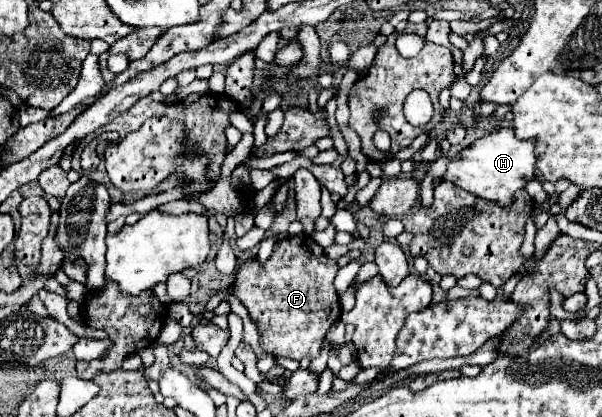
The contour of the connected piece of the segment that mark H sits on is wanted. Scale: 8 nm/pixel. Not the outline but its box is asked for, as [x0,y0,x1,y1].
[442,129,536,207]

